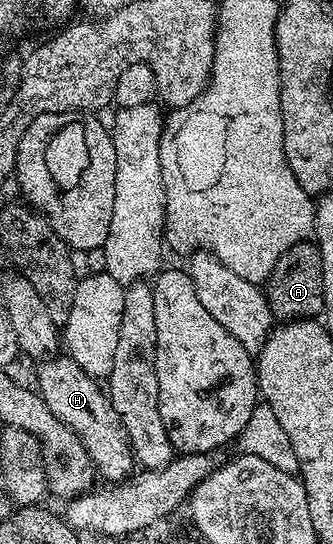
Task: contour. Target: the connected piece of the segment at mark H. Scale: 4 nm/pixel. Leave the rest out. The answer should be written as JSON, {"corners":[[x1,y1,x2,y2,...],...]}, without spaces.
{"corners":[[66,353,41,360,37,367,38,394,42,396,48,409,52,409,52,413,56,413,56,417,80,437,84,449,88,449,88,457,92,457,95,472,101,478,103,475,110,485,129,479,136,467,134,450,130,447,130,439,126,436,120,417,111,405,103,384,84,373,84,369,80,369,80,365,76,365,76,361]]}

